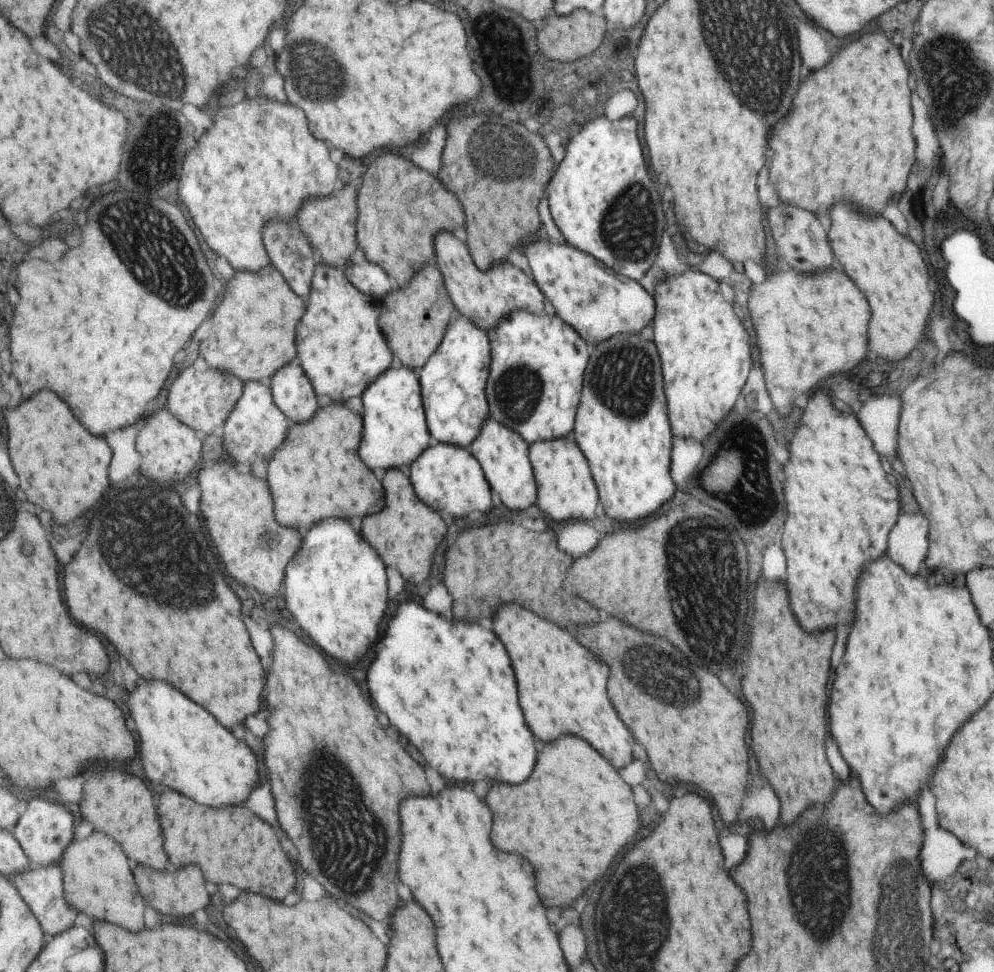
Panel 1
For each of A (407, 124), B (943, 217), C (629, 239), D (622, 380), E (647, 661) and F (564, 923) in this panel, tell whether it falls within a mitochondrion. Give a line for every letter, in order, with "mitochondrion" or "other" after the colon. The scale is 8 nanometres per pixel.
A: other
B: other
C: mitochondrion
D: mitochondrion
E: mitochondrion
F: other

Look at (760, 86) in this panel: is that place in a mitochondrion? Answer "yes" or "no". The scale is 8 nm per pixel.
yes

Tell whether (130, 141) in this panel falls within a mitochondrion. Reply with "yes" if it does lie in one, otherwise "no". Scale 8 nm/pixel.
no

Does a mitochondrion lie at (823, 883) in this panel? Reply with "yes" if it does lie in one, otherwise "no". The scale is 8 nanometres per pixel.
yes

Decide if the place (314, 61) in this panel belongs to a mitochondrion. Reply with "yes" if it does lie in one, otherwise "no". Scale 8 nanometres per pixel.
yes

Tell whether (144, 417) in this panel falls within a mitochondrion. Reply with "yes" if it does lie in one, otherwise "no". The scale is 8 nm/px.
no

